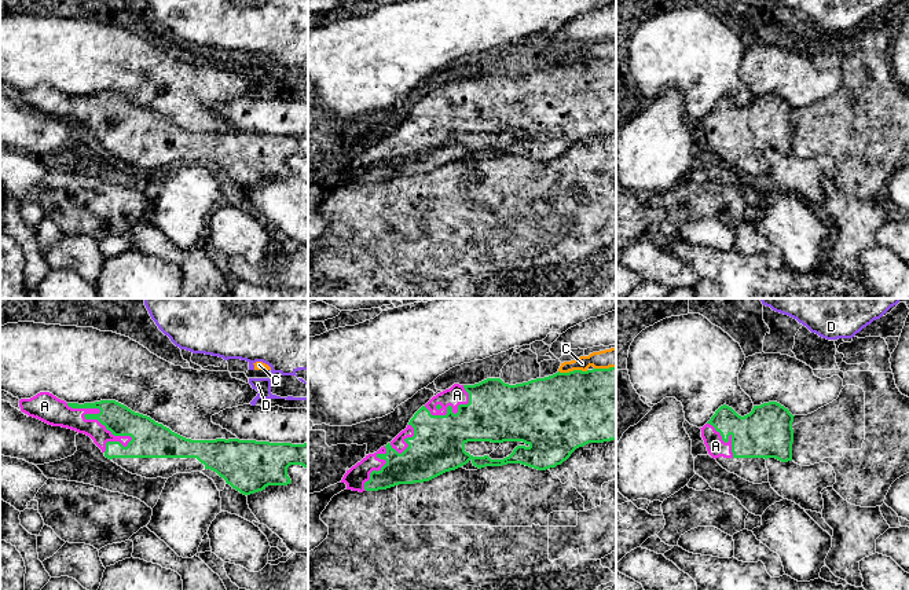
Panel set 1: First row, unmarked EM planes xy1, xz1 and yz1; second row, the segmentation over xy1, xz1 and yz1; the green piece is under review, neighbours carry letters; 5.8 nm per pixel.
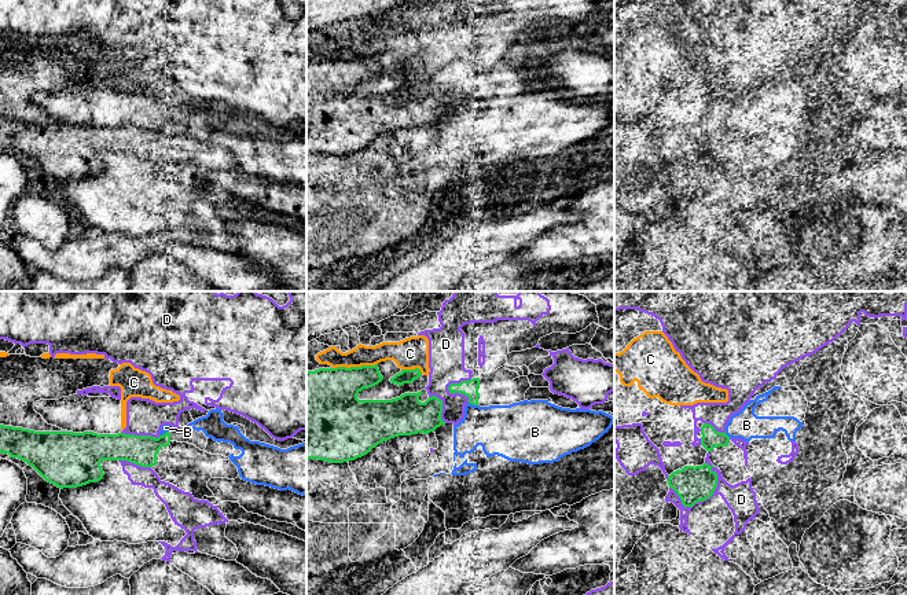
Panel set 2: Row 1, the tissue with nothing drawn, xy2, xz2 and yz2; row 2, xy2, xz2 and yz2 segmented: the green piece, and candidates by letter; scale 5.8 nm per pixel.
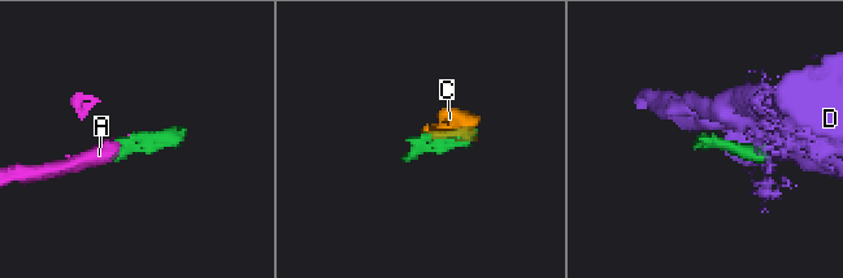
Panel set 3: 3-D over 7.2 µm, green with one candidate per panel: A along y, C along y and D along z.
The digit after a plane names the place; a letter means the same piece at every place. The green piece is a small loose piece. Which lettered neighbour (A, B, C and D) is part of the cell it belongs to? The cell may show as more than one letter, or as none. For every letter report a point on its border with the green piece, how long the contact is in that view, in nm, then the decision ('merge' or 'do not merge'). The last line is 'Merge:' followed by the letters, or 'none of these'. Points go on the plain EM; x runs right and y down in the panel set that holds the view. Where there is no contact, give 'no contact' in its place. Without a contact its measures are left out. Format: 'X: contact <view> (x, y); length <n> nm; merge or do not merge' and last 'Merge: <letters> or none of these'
A: contact xy1 (84, 107); length 440 nm; merge
B: contact xz2 (473, 96); length 60 nm; do not merge
C: contact xz2 (355, 59); length 260 nm; do not merge
D: contact yz2 (698, 193); length 300 nm; do not merge
Merge: A

